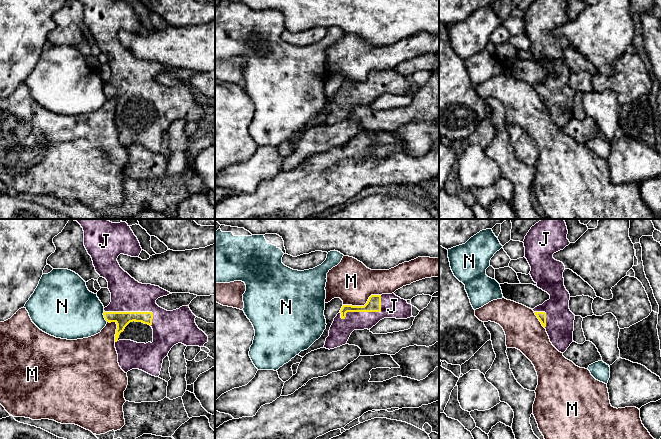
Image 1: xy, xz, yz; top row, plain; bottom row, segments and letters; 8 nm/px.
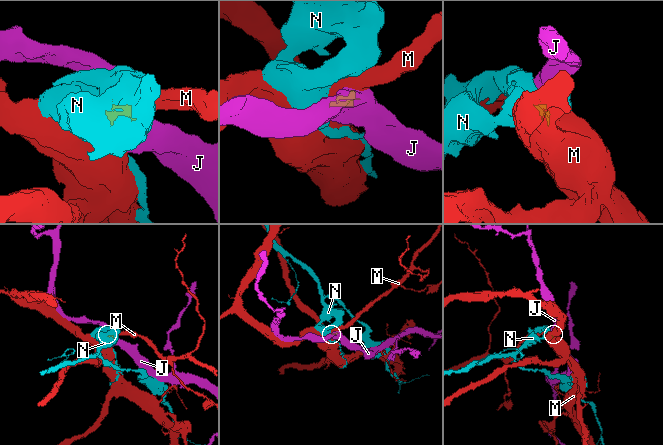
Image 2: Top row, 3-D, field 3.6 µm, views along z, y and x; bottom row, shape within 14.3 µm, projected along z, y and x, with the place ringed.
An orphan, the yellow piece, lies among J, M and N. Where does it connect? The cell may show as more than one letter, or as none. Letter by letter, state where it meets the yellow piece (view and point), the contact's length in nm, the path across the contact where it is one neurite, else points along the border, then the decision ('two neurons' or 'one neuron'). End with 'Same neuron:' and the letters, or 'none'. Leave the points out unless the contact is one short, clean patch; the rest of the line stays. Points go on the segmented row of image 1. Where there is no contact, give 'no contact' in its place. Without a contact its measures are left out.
J: contact xz (366, 311); length 380 nm; one neuron
M: contact xz (362, 306); length 320 nm; two neurons
N: contact xy (104, 316); length 90 nm; border xy (103, 311), (103, 317), (107, 321); two neurons
Same neuron: J

